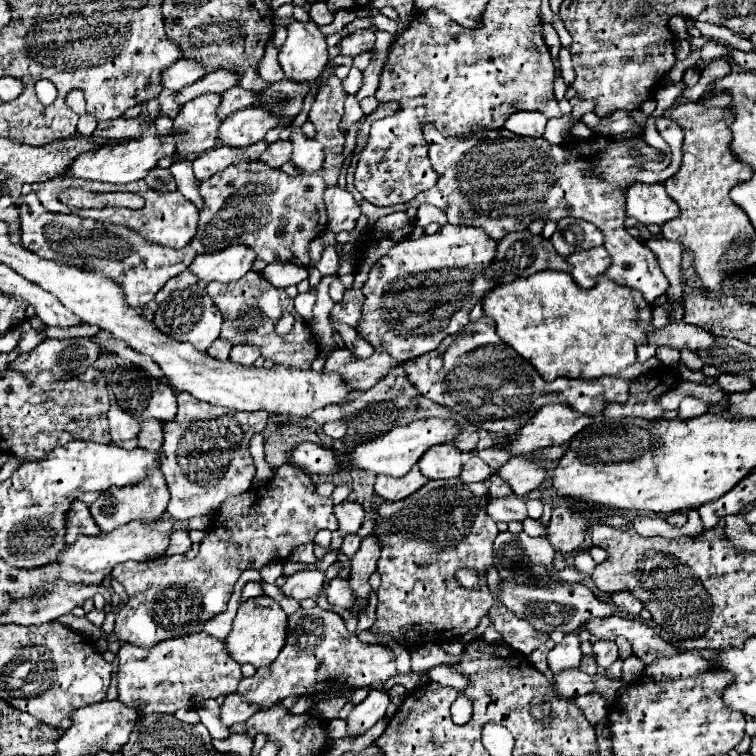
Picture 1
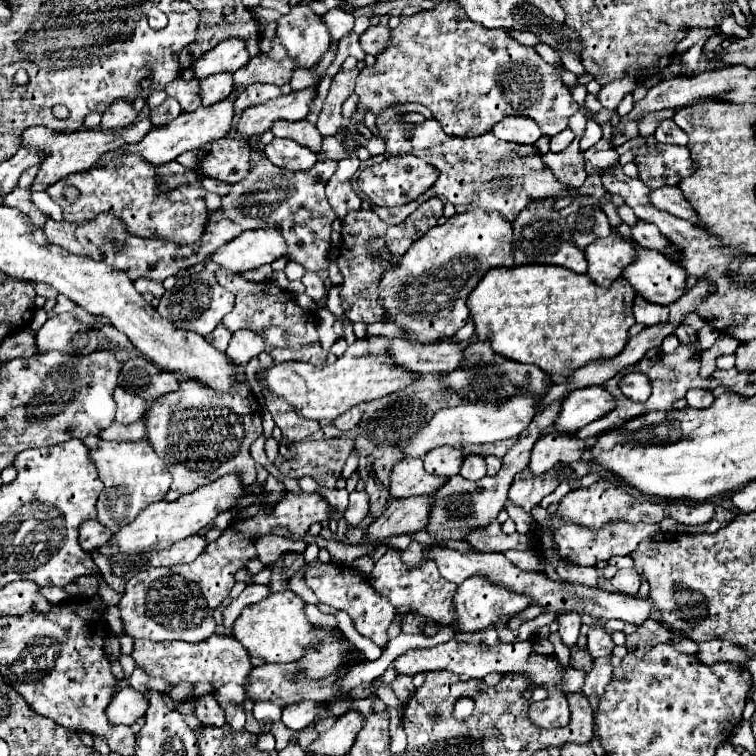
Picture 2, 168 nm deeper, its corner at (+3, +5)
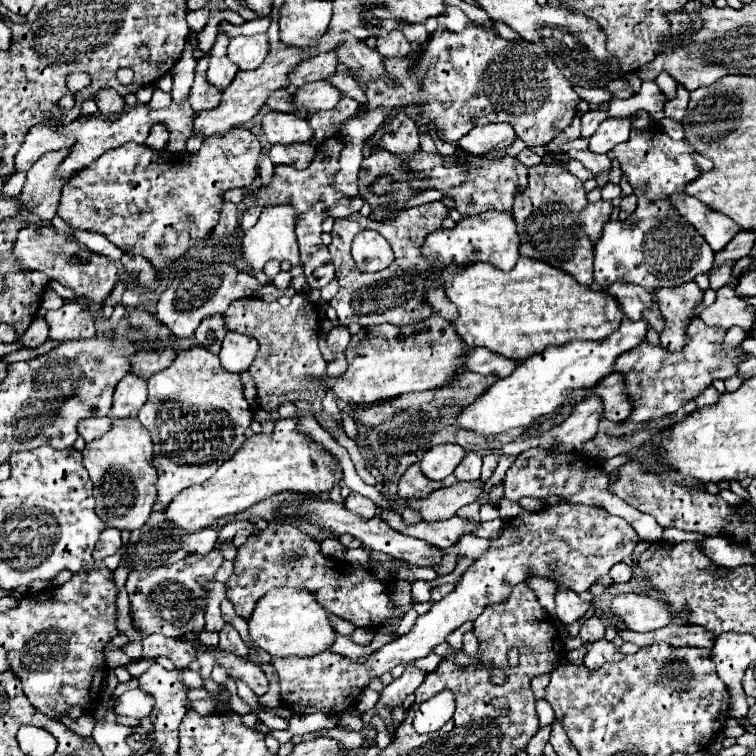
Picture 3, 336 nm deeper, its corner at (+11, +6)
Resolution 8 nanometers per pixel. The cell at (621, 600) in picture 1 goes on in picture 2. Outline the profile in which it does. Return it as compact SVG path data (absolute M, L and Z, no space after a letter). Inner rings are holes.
M635 569L617 571L617 575L611 579L611 583L619 593L625 593L625 595L637 595L637 591L639 591L639 575Z

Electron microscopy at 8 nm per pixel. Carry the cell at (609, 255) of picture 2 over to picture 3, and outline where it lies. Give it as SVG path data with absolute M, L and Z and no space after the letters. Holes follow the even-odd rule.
M657 126L645 130L633 128L633 136L613 148L615 158L638 198L637 210L631 220L609 222L593 248L593 280L607 288L613 282L633 282L647 290L657 286L677 286L693 280L697 274L709 272L713 250L691 224L687 224L671 206L669 194L683 192L689 180L713 168L709 158L693 150L687 140L669 140Z

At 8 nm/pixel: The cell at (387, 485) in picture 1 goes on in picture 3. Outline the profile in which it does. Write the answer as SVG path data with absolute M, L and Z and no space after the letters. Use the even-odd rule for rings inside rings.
M413 464L407 468L407 472L401 476L399 480L399 498L413 498L413 496L427 496L429 492L437 490L437 488L443 488L443 486L451 486L455 484L457 478L451 474L447 476L445 480L441 482L435 482L435 480L429 480L421 470L419 470L419 464Z

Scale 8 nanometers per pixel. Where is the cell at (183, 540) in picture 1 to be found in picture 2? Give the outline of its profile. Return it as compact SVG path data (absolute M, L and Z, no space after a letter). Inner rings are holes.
M203 535L187 537L185 541L173 543L165 551L149 552L147 561L153 567L173 567L173 565L179 565L179 563L191 563L205 551L207 545L209 545L209 541Z

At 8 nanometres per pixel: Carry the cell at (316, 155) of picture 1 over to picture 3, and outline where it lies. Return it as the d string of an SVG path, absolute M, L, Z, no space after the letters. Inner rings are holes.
M267 112L261 120L261 128L271 144L309 142L313 138L313 130L305 118L285 112Z

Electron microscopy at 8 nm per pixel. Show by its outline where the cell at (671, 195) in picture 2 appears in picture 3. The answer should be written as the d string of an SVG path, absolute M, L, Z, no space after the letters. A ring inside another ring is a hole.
M671 194L669 200L673 208L679 212L679 216L683 216L715 252L725 248L725 244L741 230L737 228L737 224L733 224L729 216L709 210L703 202L699 202L693 196Z

